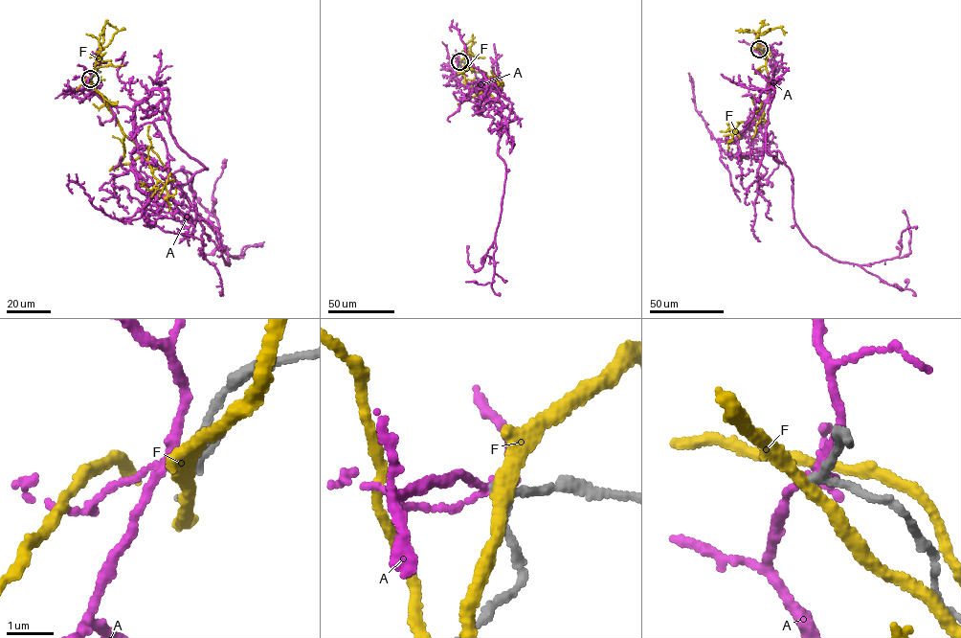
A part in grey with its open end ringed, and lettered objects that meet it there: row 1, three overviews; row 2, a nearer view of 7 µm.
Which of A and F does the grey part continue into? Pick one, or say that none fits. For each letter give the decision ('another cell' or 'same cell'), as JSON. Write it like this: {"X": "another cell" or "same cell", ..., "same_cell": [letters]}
{"A": "another cell", "F": "another cell", "same_cell": []}

